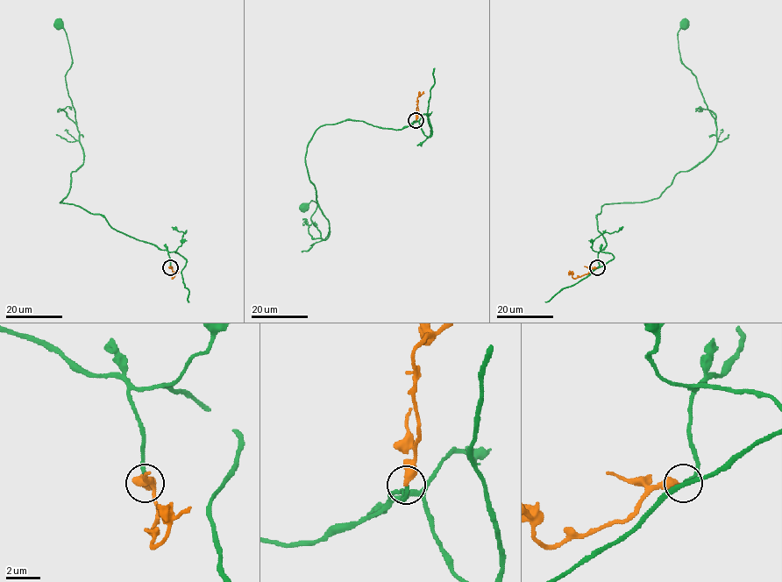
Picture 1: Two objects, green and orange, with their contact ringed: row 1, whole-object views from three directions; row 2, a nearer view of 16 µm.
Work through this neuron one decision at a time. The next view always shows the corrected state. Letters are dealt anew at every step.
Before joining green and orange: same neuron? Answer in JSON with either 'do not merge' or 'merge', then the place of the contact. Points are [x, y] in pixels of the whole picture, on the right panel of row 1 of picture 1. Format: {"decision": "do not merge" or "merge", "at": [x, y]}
{"decision": "merge", "at": [597, 267]}

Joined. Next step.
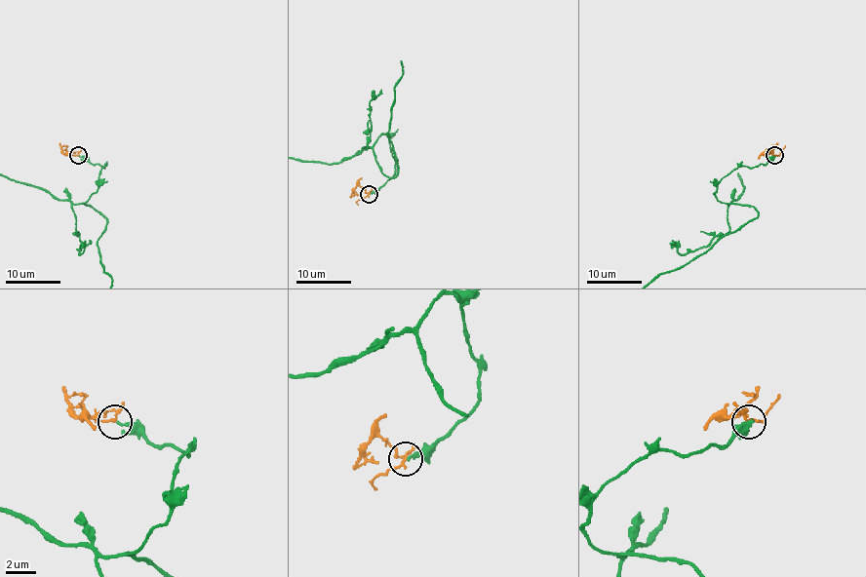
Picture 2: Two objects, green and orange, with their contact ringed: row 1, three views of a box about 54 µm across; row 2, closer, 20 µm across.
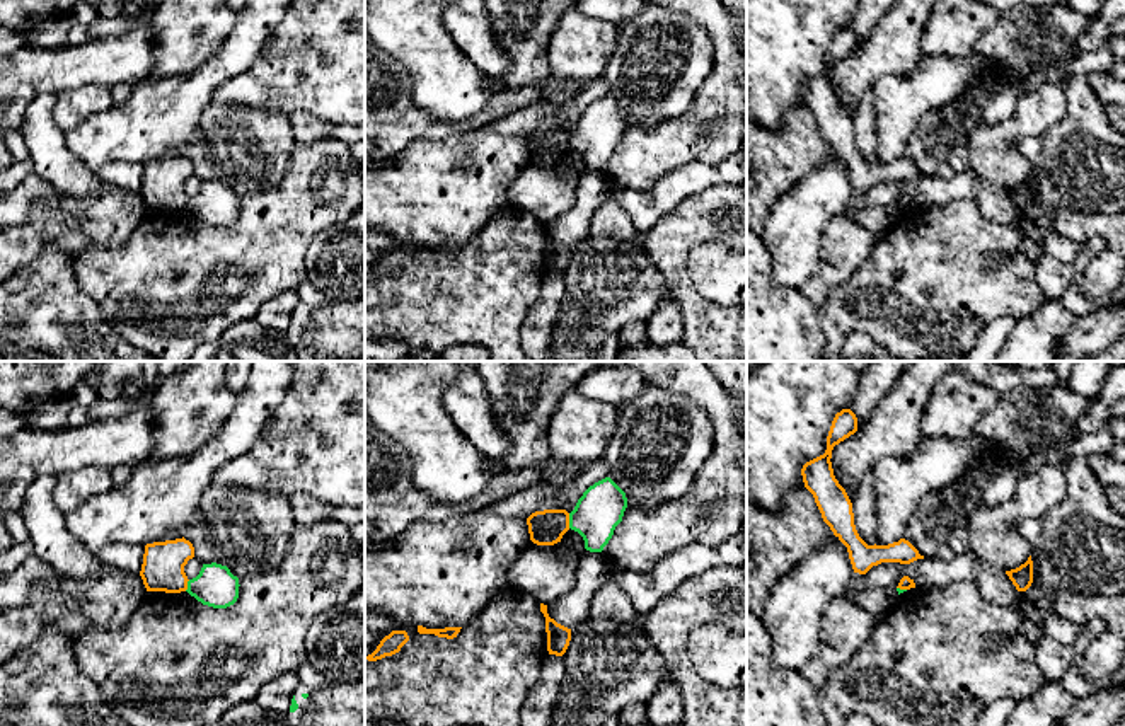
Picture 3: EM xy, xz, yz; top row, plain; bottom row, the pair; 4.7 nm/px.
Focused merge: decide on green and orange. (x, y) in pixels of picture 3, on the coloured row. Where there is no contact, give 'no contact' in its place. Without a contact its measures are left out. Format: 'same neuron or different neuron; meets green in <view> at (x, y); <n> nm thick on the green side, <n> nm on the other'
different neuron; meets green in xz at (570, 520); 220 nm thick on the green side, 160 nm on the other

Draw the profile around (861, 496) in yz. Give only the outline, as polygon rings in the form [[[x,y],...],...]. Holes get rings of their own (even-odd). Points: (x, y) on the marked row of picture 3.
[[[868,470],[854,487],[845,491],[854,513],[854,525],[859,537],[874,545],[878,537],[878,521],[874,511],[874,477],[873,470]]]

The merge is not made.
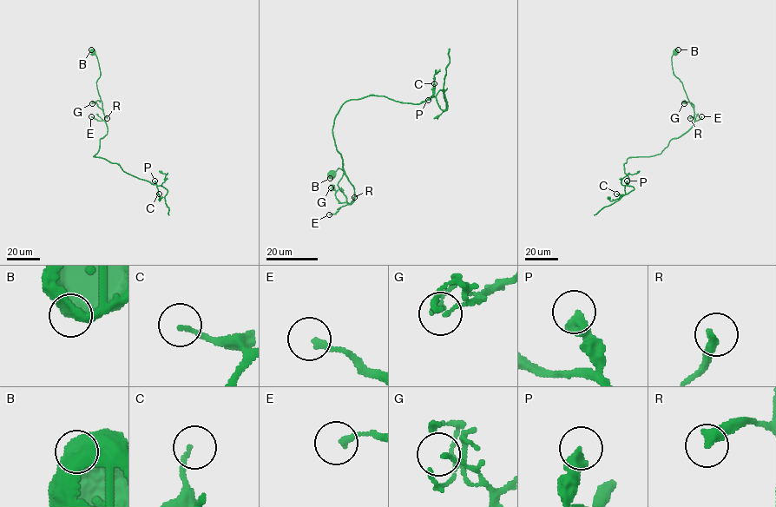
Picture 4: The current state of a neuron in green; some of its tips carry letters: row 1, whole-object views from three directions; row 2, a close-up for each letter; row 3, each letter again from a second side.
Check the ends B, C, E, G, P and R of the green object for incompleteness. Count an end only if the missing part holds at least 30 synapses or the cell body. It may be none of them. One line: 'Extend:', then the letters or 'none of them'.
Extend: none of them

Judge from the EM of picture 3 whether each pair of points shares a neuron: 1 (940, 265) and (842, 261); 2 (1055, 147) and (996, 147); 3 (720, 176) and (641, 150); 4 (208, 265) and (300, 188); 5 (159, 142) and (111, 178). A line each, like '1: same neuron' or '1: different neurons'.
1: different neurons
2: different neurons
3: different neurons
4: same neuron
5: different neurons

